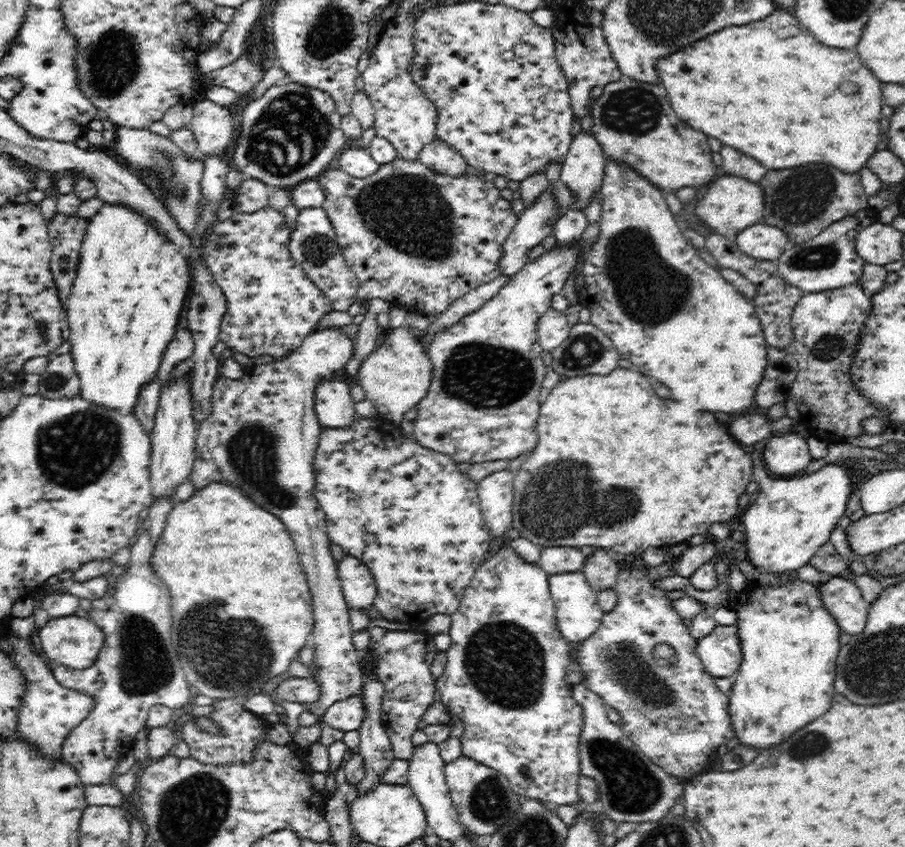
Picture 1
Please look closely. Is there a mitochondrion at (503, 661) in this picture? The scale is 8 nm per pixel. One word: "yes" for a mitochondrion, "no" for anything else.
yes

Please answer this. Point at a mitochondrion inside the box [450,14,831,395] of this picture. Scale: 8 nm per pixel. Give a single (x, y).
(633, 111)

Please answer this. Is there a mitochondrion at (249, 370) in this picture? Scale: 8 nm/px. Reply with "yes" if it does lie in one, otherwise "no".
no

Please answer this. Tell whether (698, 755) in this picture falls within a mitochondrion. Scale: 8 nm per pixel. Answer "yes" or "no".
no

